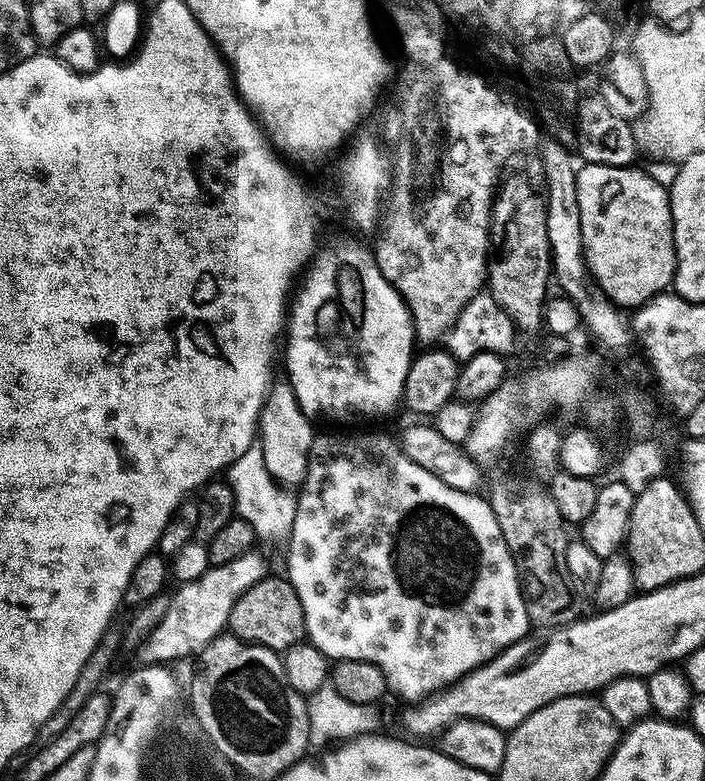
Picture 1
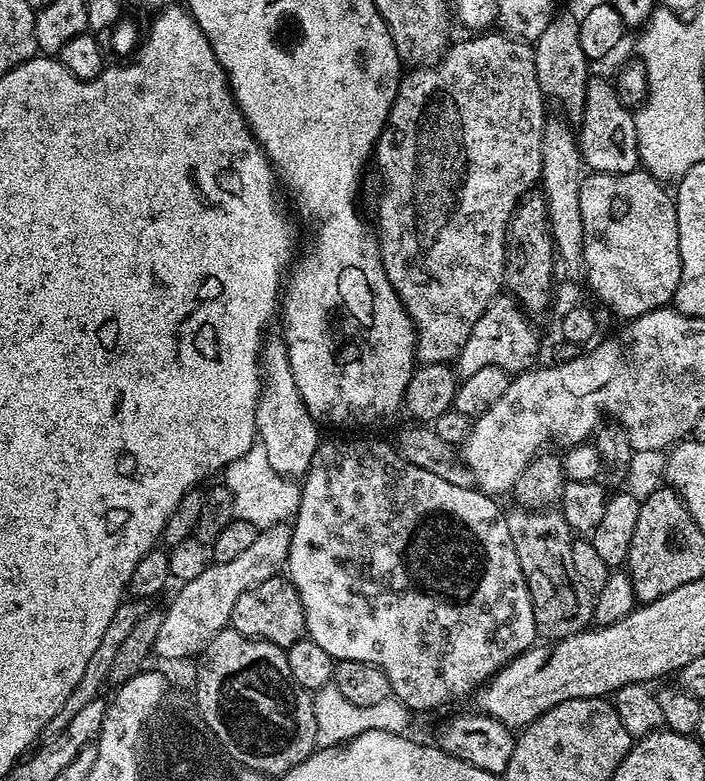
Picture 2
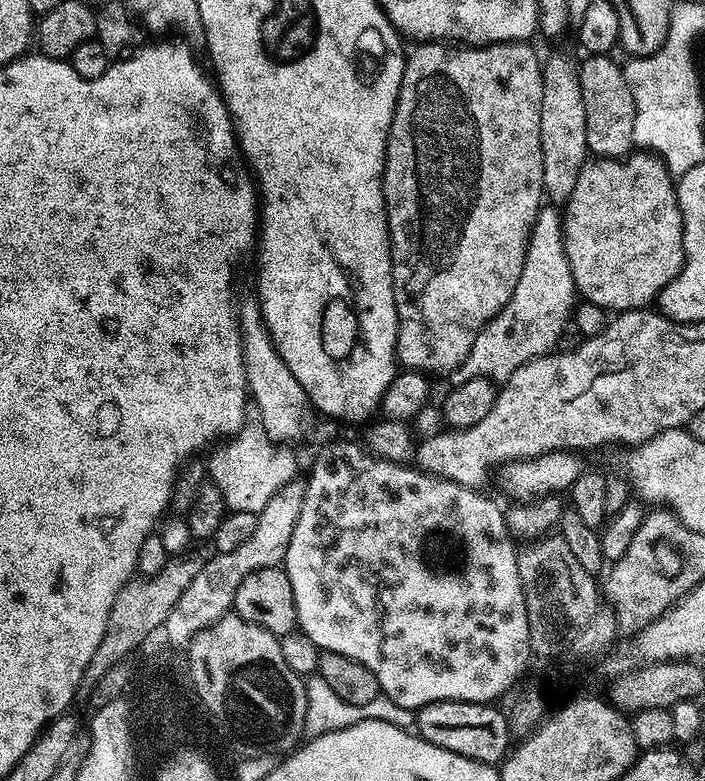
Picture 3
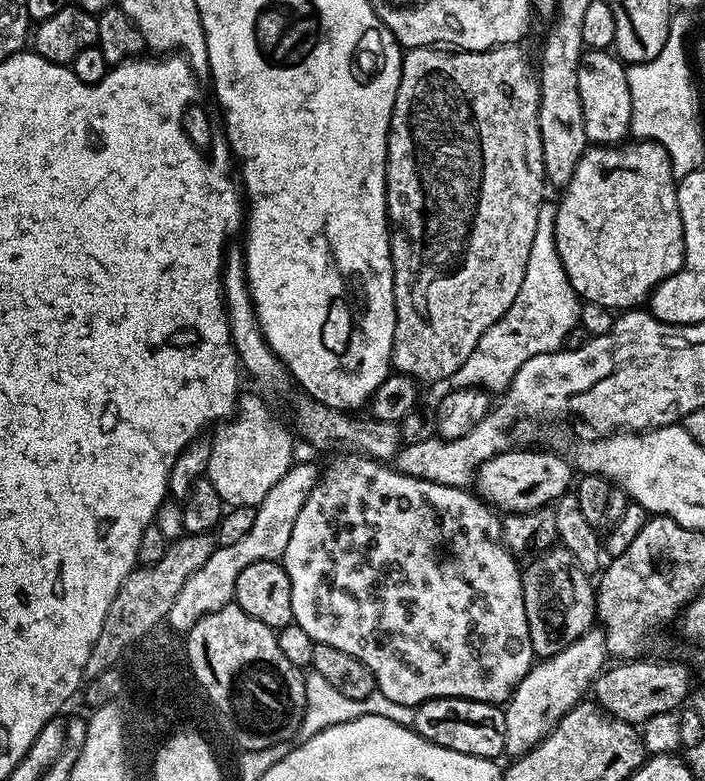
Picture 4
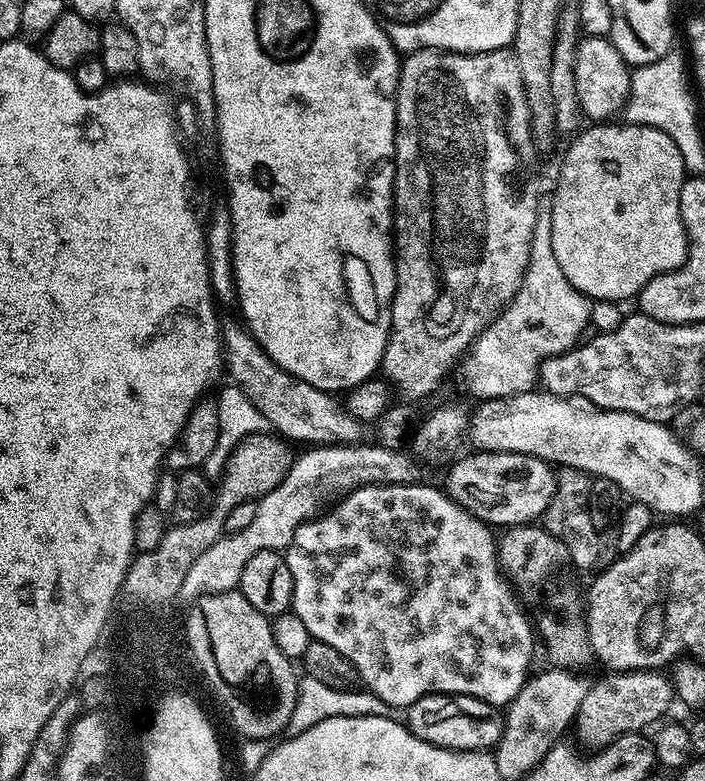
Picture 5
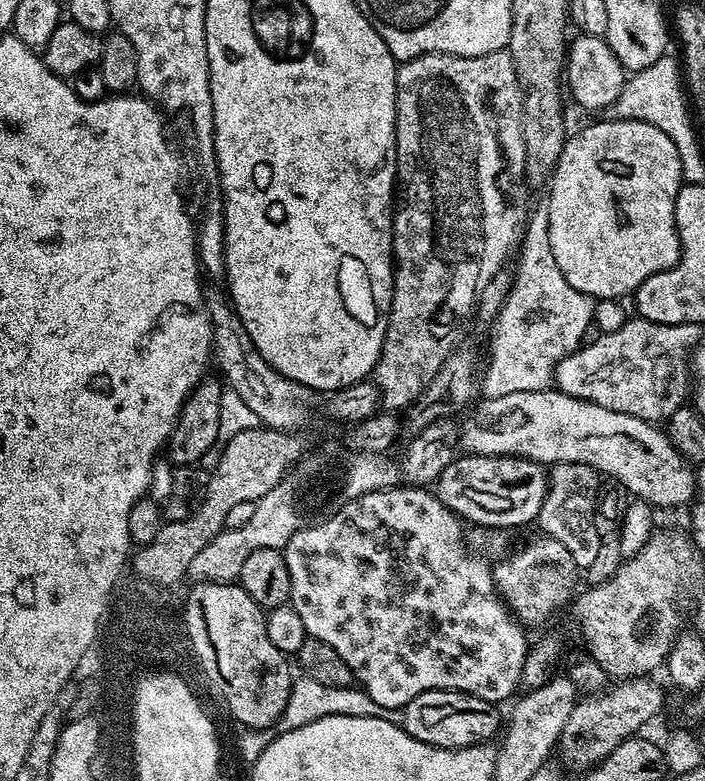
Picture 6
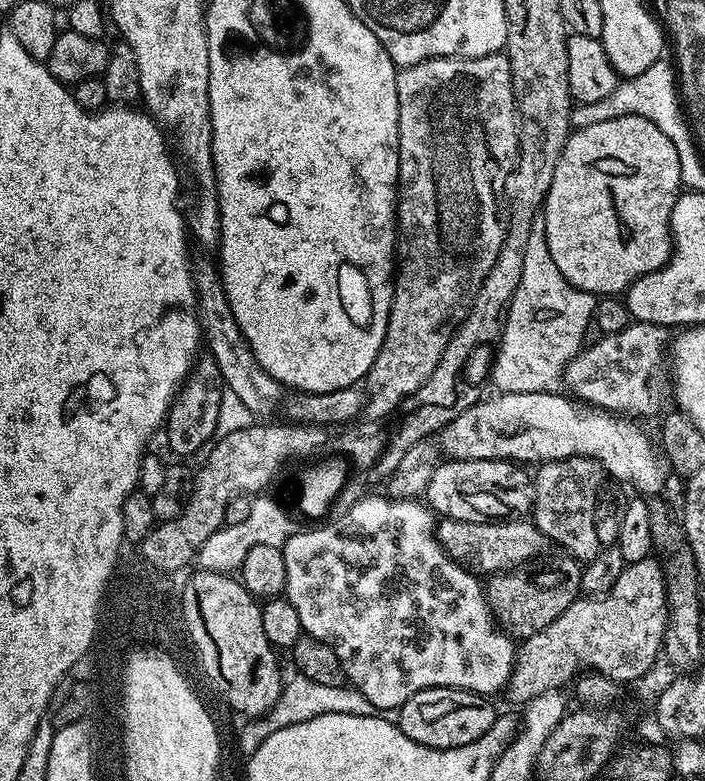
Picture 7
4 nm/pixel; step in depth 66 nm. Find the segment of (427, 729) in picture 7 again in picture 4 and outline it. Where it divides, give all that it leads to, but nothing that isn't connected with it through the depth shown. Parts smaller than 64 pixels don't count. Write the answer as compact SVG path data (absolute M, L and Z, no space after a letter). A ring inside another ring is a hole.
M439 696L419 705L415 714L415 732L438 746L446 746L446 750L458 750L487 760L505 755L506 718L503 707L461 696Z

